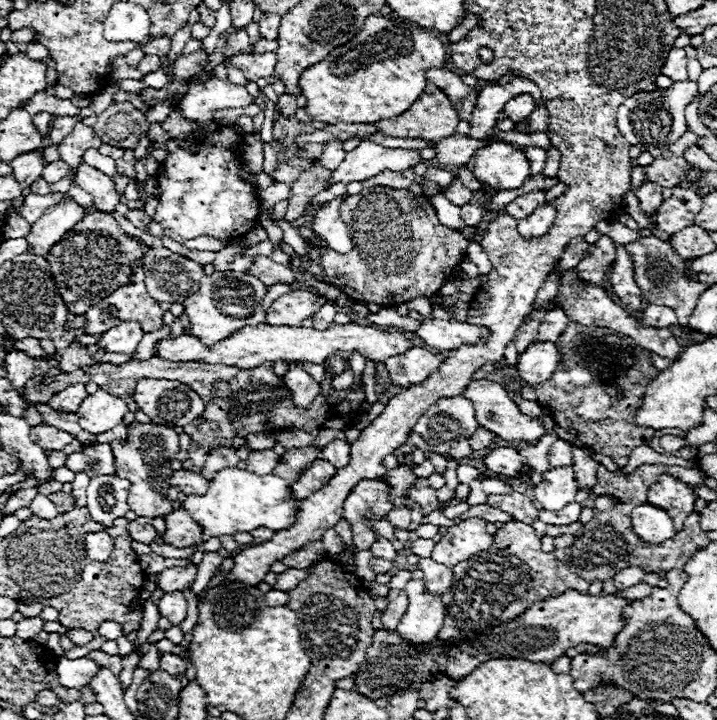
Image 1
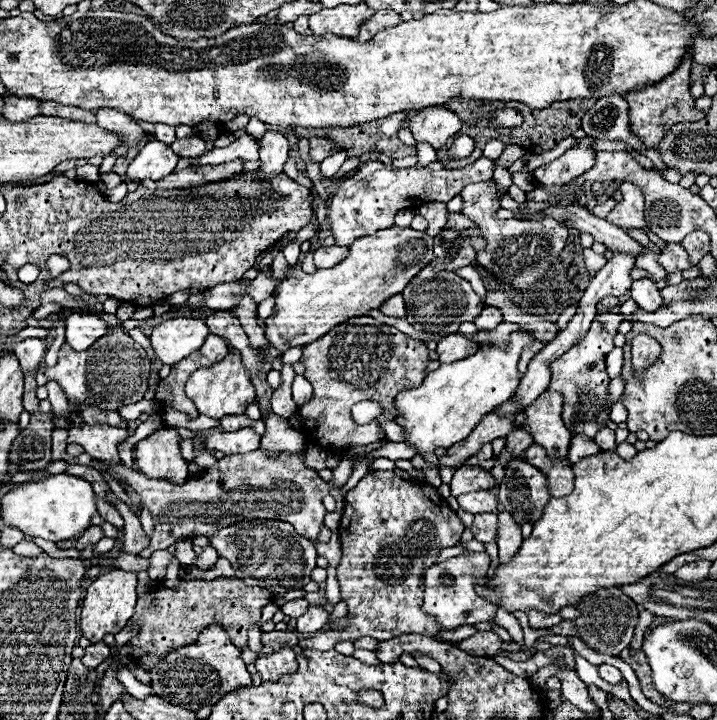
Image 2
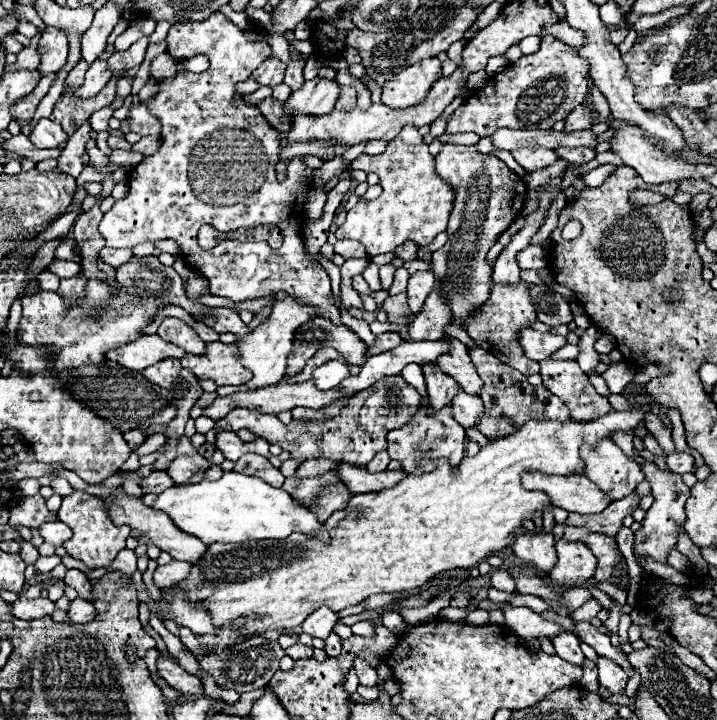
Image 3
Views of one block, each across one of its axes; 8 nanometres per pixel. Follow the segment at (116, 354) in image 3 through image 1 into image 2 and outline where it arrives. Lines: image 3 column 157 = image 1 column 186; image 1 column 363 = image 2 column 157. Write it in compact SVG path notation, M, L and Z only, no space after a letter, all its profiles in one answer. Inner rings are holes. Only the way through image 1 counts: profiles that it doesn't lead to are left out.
M172 318L152 328L150 340L156 356L162 364L178 364L192 352L200 350L208 338L210 328L204 320L196 318Z

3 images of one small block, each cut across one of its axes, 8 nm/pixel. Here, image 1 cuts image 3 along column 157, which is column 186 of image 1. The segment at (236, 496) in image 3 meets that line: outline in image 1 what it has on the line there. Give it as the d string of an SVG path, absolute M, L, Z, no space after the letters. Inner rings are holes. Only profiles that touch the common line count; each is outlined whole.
M224 468L210 482L210 488L204 496L188 496L182 508L186 508L198 524L202 524L204 528L202 540L208 540L212 536L250 532L260 526L266 526L274 532L290 528L292 520L296 520L298 500L294 498L286 480L282 480L280 476L274 474L258 476L254 472L240 468Z

